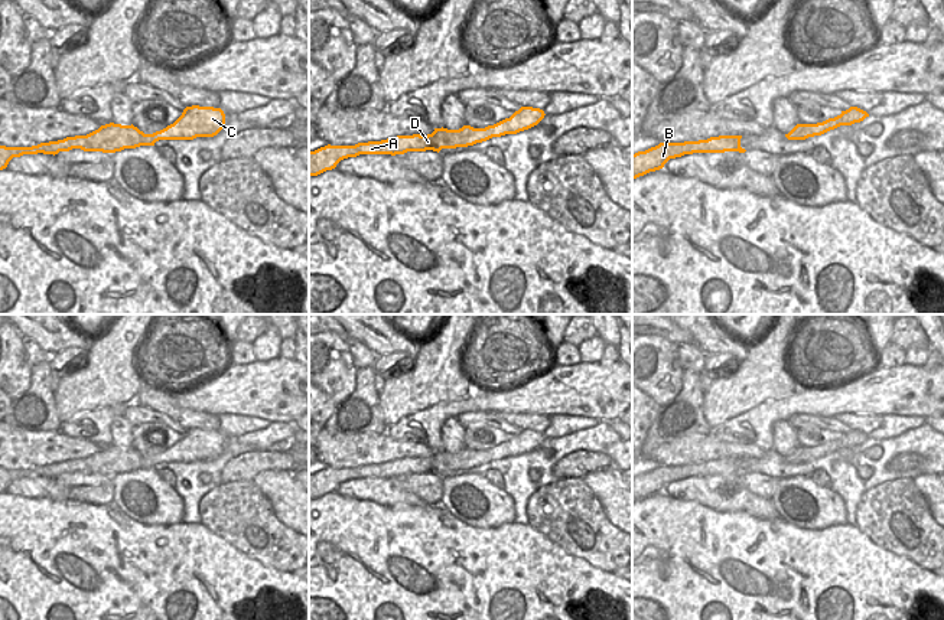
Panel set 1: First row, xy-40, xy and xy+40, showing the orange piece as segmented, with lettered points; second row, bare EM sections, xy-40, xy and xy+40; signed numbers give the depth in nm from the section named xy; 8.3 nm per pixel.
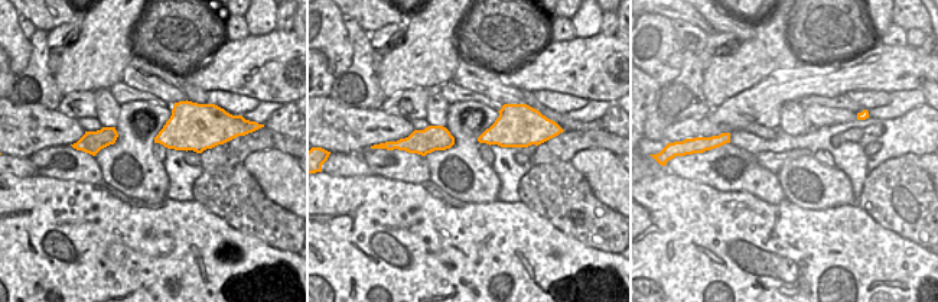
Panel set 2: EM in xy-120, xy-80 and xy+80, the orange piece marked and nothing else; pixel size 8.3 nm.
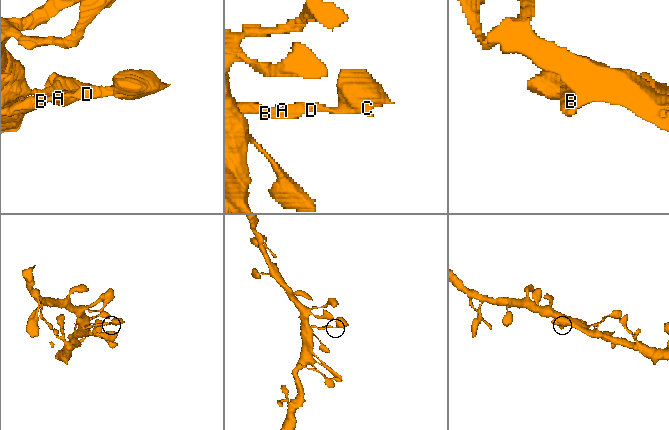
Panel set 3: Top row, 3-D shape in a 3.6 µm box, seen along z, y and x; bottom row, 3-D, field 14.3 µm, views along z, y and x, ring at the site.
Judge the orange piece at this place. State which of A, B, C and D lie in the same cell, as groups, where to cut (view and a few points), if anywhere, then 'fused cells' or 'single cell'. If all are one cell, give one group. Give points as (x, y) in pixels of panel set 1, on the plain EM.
A B C D; no cut; single cell

